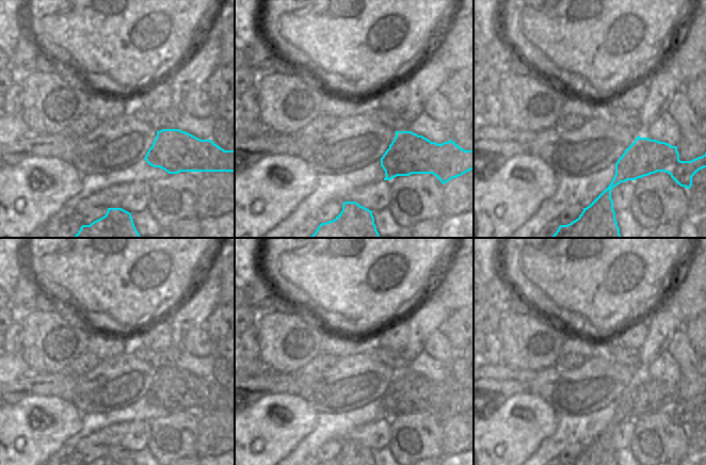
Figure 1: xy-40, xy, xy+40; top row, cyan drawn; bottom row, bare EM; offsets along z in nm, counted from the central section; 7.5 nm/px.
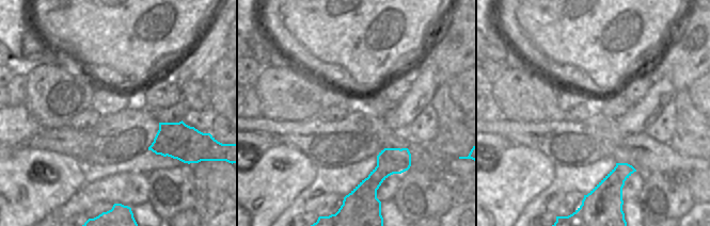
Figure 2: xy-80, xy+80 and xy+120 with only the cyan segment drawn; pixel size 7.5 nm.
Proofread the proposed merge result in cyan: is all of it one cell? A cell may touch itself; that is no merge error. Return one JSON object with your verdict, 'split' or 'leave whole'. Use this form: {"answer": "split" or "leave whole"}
{"answer": "split"}

